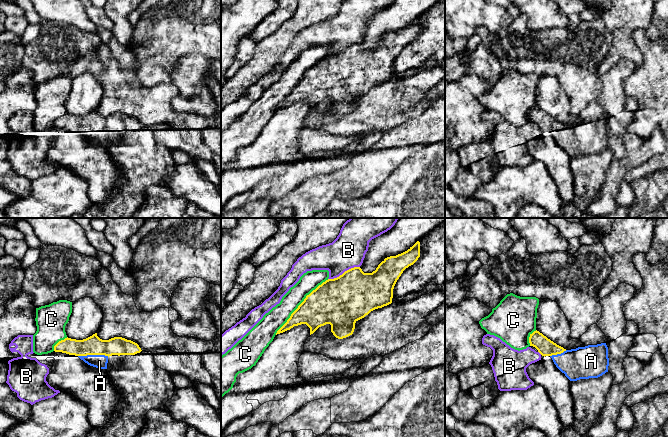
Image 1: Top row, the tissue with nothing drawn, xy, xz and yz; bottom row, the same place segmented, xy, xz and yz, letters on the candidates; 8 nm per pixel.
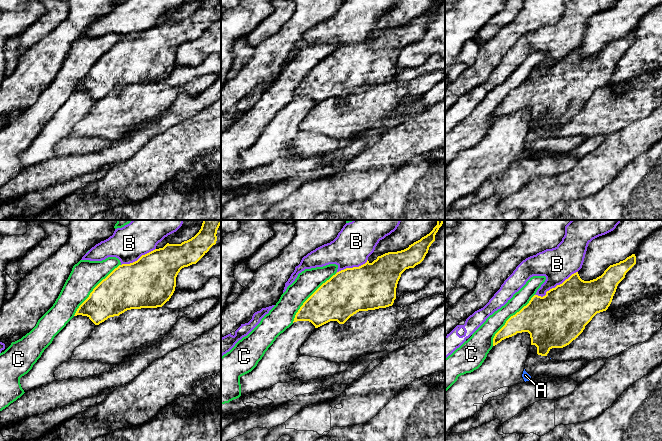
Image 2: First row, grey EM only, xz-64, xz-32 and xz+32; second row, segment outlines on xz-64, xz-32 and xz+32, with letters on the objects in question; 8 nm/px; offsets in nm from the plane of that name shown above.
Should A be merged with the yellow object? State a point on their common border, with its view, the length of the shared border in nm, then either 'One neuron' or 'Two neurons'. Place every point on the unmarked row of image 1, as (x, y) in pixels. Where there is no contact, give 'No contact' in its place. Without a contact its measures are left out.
Touches yellow at xy (93, 130). Shared border 240 nm. One neuron

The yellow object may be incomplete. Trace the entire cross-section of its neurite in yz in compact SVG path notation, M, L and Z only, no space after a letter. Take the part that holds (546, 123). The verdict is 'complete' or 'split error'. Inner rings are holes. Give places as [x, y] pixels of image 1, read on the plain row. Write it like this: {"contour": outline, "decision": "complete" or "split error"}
{"contour": "M537 106L530 110L529 119L542 132L550 132L556 143L570 157L598 154L608 148L609 134L606 119L566 126Z", "decision": "split error"}

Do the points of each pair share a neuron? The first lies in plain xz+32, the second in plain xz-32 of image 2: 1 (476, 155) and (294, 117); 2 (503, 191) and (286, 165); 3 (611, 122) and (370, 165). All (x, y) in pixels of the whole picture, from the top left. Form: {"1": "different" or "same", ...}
{"1": "same", "2": "different", "3": "different"}

